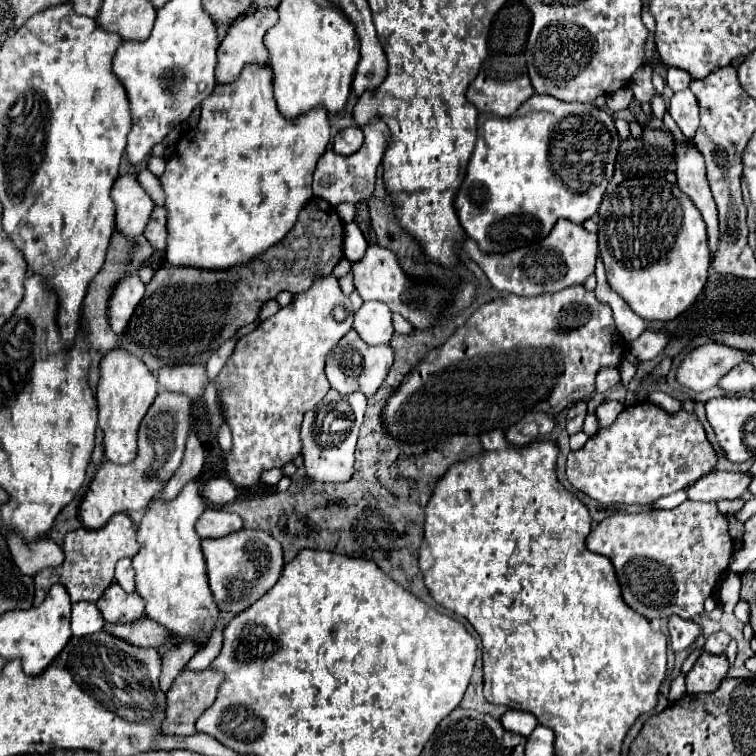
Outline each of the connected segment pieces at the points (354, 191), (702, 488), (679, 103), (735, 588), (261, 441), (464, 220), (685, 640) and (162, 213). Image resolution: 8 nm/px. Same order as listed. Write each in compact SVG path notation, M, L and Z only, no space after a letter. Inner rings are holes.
M374 119L374 123L364 125L364 145L360 147L360 151L356 151L350 157L340 157L334 151L326 151L314 171L314 195L332 203L332 205L340 205L340 203L358 203L358 201L366 201L372 197L374 193L374 183L376 183L376 169L382 161L382 155L386 151L388 145L388 127L380 121Z
M712 471L704 475L700 481L690 485L686 489L688 499L694 501L720 501L720 499L738 499L742 493L748 491L748 485L752 483L752 473L724 473L724 471Z
M690 89L674 93L670 107L668 107L668 113L676 121L676 125L684 133L684 137L692 139L696 129L698 129L698 103L696 103L694 93Z
M726 571L716 587L716 595L718 595L718 601L722 605L722 611L726 613L732 613L734 607L738 605L740 601L740 575L732 573L732 571Z
M334 275L316 279L316 283L304 291L294 295L292 305L282 307L276 315L266 319L256 331L238 339L238 345L222 367L218 377L214 379L214 387L218 391L218 399L222 399L222 415L232 431L232 453L226 461L228 477L238 487L250 487L258 483L260 473L284 467L296 455L300 455L300 425L306 411L316 407L330 385L324 375L324 363L332 347L352 329L354 309L350 299L340 291Z
M532 95L516 117L478 115L478 141L468 163L466 179L456 195L456 213L460 225L482 251L506 253L544 239L554 223L564 217L572 223L584 223L598 211L620 149L620 137L612 117L584 103L564 103L550 95Z
M672 615L668 621L668 633L670 633L670 645L678 653L678 651L688 649L690 645L696 643L698 637L702 637L702 627L694 621Z
M154 207L150 215L150 223L144 229L144 237L150 241L150 245L156 251L166 249L166 209L164 207Z

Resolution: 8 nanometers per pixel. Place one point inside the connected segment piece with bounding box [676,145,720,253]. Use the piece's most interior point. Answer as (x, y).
(690, 171)

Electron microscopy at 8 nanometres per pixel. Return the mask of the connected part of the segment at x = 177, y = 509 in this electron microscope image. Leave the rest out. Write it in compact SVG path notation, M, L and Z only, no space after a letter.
M198 481L186 485L170 503L152 499L138 527L140 551L132 559L136 571L136 593L144 599L146 617L168 629L168 633L176 635L180 641L192 641L194 637L198 647L208 643L208 635L220 617L212 591L208 591L204 555L194 531L194 523L204 509L206 503L198 491Z

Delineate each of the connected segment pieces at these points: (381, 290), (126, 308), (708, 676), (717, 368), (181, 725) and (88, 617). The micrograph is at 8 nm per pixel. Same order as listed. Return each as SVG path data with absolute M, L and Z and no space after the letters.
M370 245L368 251L364 253L364 259L352 263L352 273L354 273L354 287L364 301L372 301L372 299L384 301L392 311L398 311L414 327L420 327L420 329L430 327L442 315L442 303L446 301L444 289L440 289L438 285L422 283L418 291L400 269L396 255L386 247Z
M128 275L128 279L120 279L120 283L116 283L116 291L108 301L108 321L116 335L120 335L128 325L142 295L144 283L140 281L138 275Z
M702 651L696 659L694 667L686 675L686 691L688 693L712 693L718 689L720 681L728 673L726 655L712 655Z
M706 343L692 349L678 367L678 383L692 391L706 391L714 387L732 367L747 359L749 352L722 343Z
M212 667L202 669L202 671L192 671L192 669L184 669L172 689L168 691L168 709L166 709L166 721L164 721L164 731L168 735L196 735L196 719L214 703L216 693L220 683L224 681L224 673L222 671L212 671Z
M76 603L72 607L72 635L84 637L98 633L104 627L104 619L94 603Z

